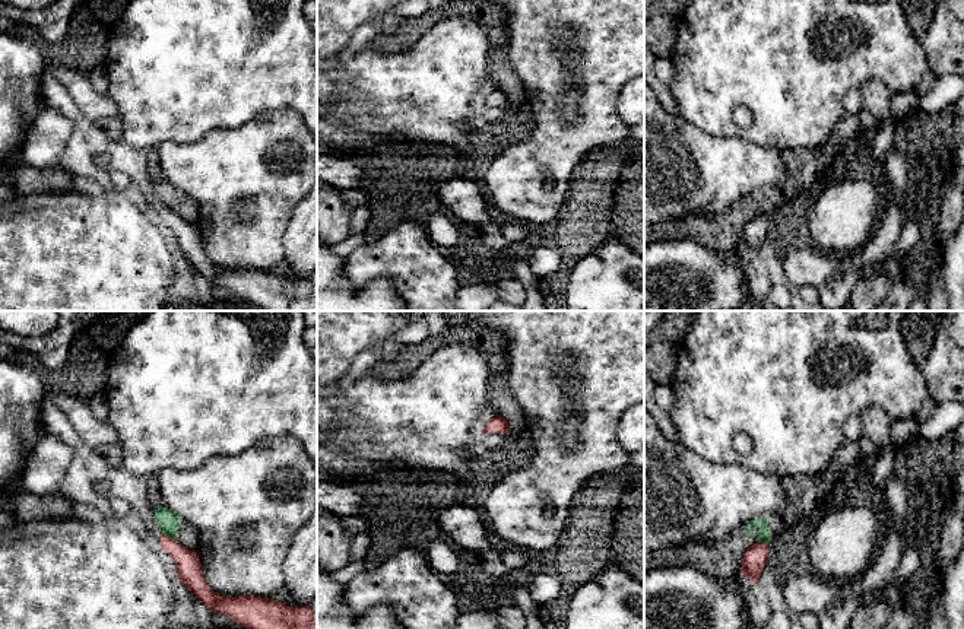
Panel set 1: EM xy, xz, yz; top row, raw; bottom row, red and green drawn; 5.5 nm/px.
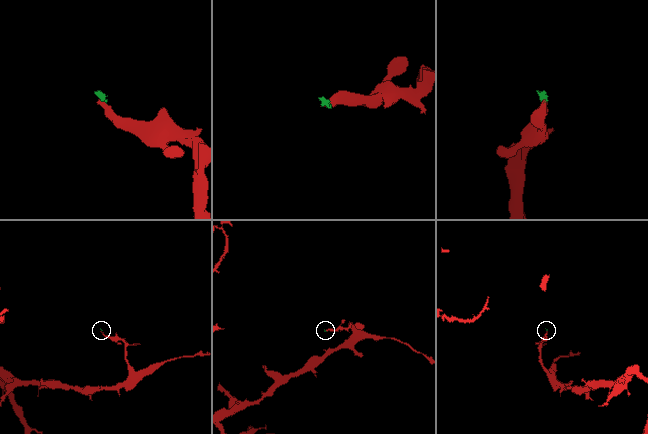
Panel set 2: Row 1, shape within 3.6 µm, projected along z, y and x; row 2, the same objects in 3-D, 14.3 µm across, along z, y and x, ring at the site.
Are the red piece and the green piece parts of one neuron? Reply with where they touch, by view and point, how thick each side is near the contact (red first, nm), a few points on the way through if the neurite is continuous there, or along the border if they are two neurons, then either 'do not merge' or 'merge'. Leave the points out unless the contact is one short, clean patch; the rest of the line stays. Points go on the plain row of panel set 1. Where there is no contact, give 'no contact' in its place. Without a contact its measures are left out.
meets red in xy at (168, 209); 140 nm thick on the red side, 110 nm on the other; border along xy (164, 206), (176, 213); do not merge

